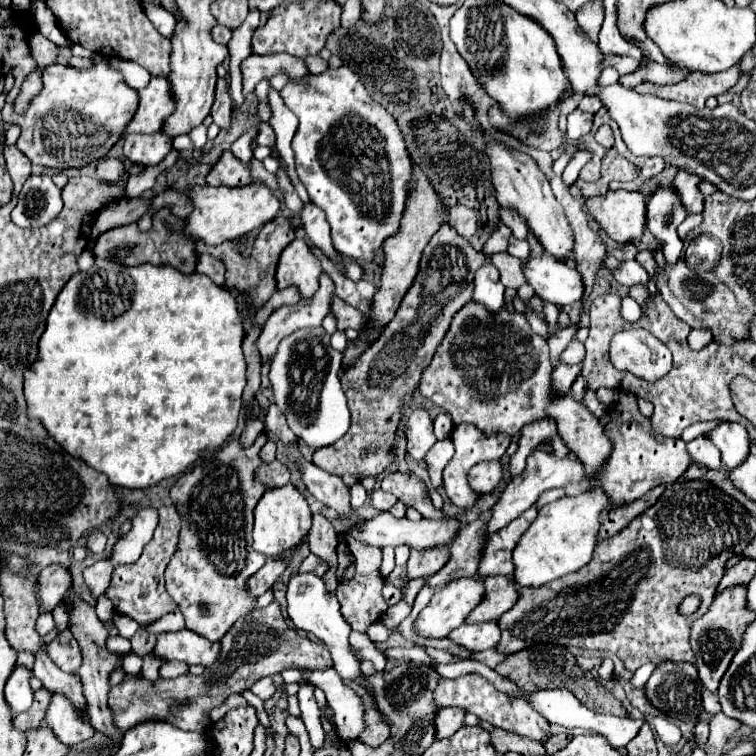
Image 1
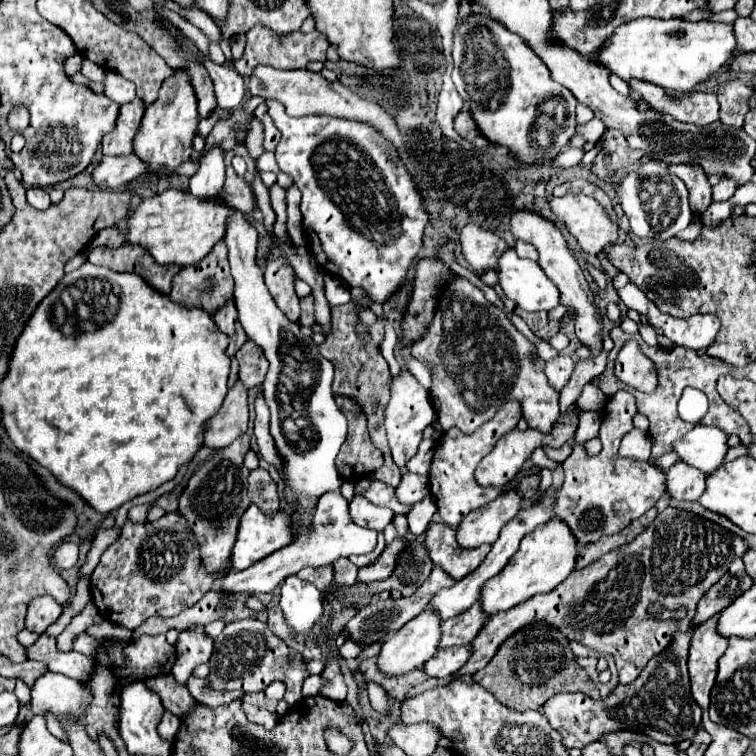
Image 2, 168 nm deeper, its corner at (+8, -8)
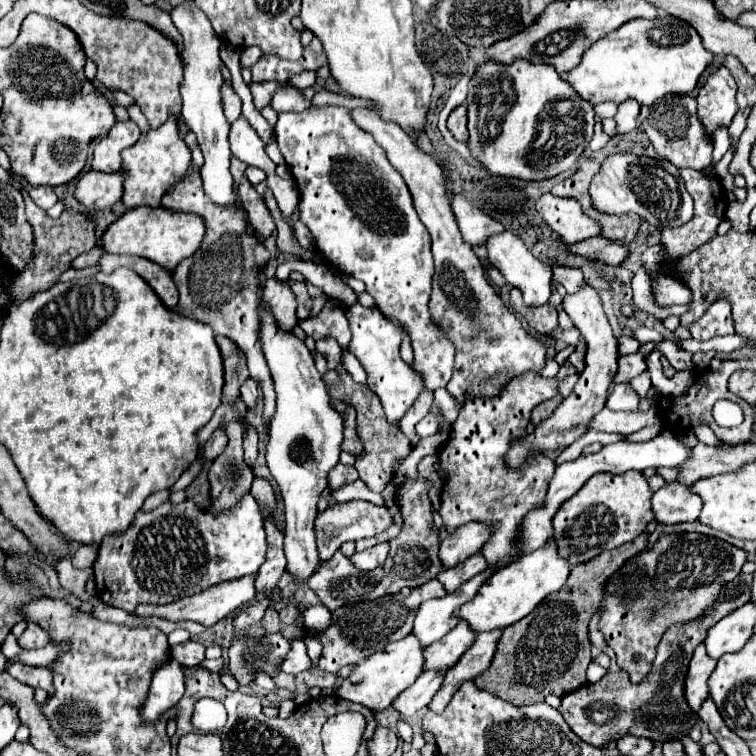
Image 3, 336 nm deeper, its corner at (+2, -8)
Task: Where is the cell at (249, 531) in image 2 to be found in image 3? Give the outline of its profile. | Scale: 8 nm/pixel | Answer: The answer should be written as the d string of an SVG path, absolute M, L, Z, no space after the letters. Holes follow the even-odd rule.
M243 495L243 499L233 509L219 515L213 515L203 507L197 507L193 499L187 499L179 505L165 501L153 511L139 511L125 535L109 535L103 541L99 557L93 565L97 597L107 605L125 611L133 611L139 603L173 603L181 597L193 595L221 581L255 575L259 567L265 563L265 551L265 529L253 495Z

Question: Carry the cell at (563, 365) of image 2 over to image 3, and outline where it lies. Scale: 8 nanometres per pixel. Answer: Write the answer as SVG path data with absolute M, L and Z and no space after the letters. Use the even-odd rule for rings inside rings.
M527 371L511 379L495 397L469 399L451 425L447 443L441 447L439 463L449 471L449 483L441 493L439 515L447 529L457 529L471 521L487 523L491 527L493 533L481 549L489 569L501 569L501 563L509 565L521 557L521 551L515 547L521 523L529 511L543 507L545 503L547 485L557 463L545 453L531 453L521 469L511 469L505 463L505 455L511 443L527 433L533 407L553 395L557 395L557 379L545 379ZM524 467L526 475L523 475Z

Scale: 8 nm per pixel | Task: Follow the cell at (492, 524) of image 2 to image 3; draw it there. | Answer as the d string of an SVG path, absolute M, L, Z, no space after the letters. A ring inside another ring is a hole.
M467 523L455 529L451 535L443 537L439 547L441 569L451 569L457 563L463 563L471 555L479 553L487 537L489 537L489 527L481 523Z

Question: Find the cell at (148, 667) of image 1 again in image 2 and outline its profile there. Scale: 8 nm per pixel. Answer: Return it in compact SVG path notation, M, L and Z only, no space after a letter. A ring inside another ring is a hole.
M165 710L157 730L163 739L173 742L180 725L181 720L177 716L173 715L170 711Z

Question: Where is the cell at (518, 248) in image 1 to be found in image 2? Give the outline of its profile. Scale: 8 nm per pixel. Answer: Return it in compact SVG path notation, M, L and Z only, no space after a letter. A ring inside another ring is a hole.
M465 225L461 229L461 247L463 257L473 267L477 277L483 277L487 269L497 269L499 257L509 249L501 237L481 229L479 225Z

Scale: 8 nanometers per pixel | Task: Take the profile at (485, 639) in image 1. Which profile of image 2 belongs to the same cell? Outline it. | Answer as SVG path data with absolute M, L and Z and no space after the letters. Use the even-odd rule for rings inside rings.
M463 645L463 647L451 647L451 649L439 649L427 663L425 671L429 677L447 677L451 673L457 673L467 659L471 659L473 647Z

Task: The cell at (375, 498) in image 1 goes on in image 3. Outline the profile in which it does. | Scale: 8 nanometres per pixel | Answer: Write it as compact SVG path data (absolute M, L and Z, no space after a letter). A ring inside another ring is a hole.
M353 501L353 503L337 503L321 511L315 519L315 539L317 539L317 551L319 551L319 561L327 561L333 557L333 553L341 547L345 541L359 541L365 537L373 537L381 531L385 531L391 525L391 515L385 507L377 507L365 501Z

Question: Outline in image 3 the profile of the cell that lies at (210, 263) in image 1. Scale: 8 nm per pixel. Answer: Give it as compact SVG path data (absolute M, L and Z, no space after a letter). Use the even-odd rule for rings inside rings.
M233 157L229 169L233 175L233 193L235 193L233 207L221 207L221 205L215 205L211 199L207 199L199 171L185 175L177 185L171 187L171 191L163 195L165 209L181 211L181 213L197 213L199 217L203 217L205 227L207 227L201 247L191 257L183 259L173 271L173 281L179 289L179 305L175 307L175 311L179 315L185 315L189 319L209 325L215 335L223 335L231 339L245 353L251 379L255 379L263 391L265 423L269 423L275 411L275 391L273 391L271 373L269 373L269 367L267 367L267 361L261 349L261 341L259 341L261 319L257 313L261 273L265 271L269 263L269 251L249 231L247 215L241 207L237 187L241 179L245 177L247 163Z

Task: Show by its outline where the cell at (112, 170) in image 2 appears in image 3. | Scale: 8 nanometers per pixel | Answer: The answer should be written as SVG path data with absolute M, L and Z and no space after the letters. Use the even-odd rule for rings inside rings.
M87 171L77 183L73 197L85 207L103 211L121 201L121 173L97 175L97 171Z

